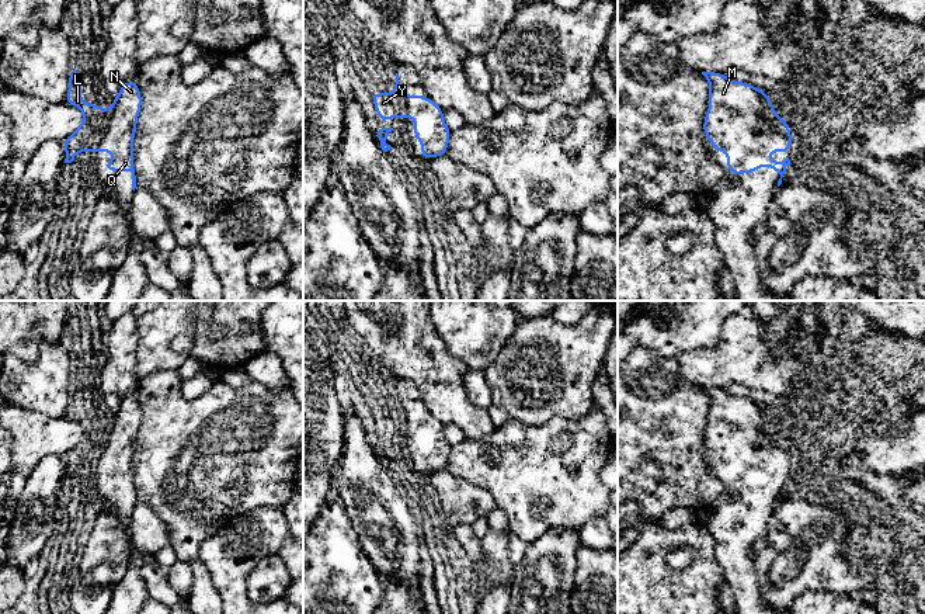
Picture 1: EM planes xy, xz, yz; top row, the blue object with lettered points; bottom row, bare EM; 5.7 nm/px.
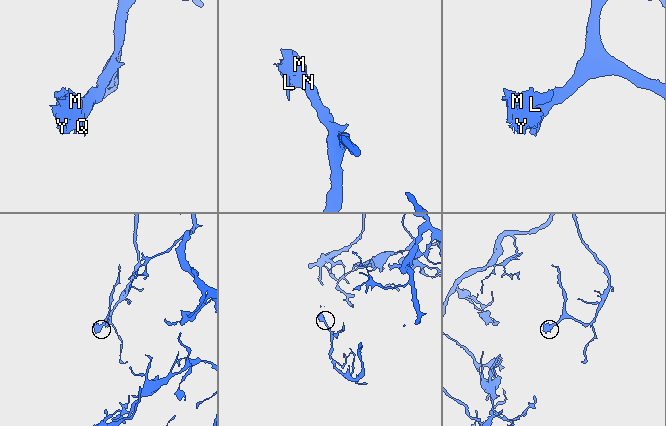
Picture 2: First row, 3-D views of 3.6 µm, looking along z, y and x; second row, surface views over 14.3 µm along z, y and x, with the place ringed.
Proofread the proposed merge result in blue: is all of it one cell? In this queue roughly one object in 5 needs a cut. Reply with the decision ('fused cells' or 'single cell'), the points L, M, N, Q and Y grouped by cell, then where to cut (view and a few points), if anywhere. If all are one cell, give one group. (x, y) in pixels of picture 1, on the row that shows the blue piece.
single cell; groups L M N Q Y; cut none

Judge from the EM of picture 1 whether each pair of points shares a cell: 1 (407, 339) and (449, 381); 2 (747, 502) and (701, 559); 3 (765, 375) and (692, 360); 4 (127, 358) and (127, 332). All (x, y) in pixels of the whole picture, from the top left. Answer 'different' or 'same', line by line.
1: same
2: different
3: same
4: same

